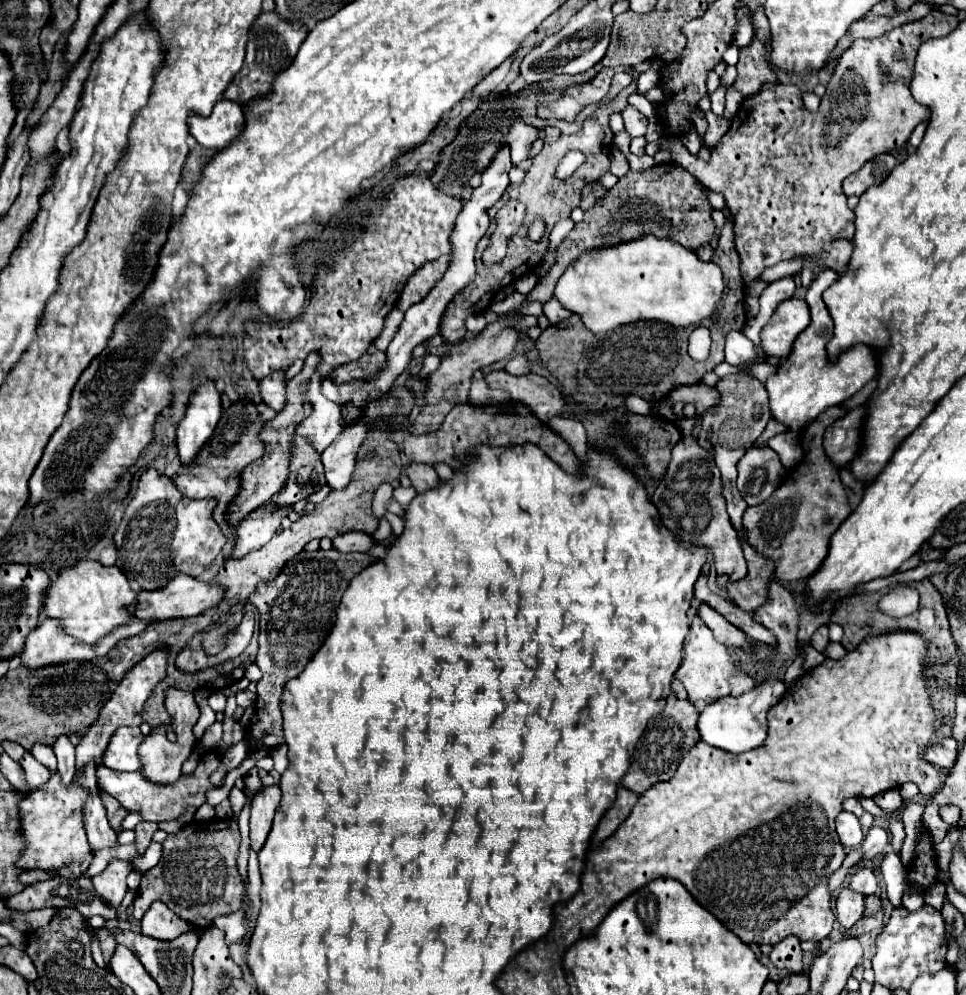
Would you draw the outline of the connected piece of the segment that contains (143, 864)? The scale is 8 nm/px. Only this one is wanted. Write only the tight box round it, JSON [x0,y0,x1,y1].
[134,843,163,872]

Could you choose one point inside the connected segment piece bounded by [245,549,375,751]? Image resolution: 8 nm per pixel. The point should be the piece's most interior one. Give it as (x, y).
(296, 609)

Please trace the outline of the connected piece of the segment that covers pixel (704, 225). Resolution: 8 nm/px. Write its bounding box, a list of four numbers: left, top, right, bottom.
[527,163,715,305]

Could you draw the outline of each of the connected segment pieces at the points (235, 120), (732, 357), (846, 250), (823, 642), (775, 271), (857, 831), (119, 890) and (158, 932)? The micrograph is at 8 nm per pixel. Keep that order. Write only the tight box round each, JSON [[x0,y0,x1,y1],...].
[[189,99,245,149],[725,331,757,371],[817,241,853,271],[811,625,829,653],[761,257,805,283],[835,811,865,847],[93,859,131,911],[143,901,191,941]]

